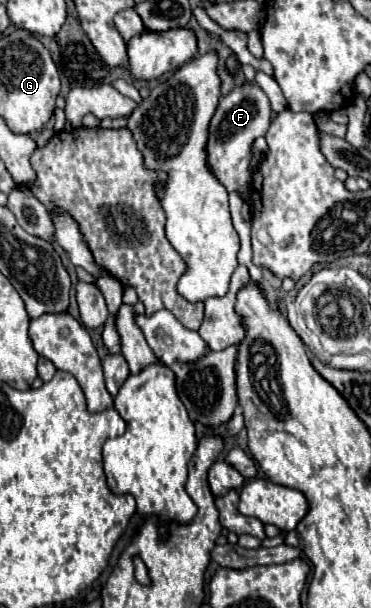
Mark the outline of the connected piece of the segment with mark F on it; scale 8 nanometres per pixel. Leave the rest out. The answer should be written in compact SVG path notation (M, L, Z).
M237 86L225 98L219 100L215 116L209 124L209 138L207 138L207 164L211 164L211 172L227 190L247 192L251 188L251 142L257 136L265 136L269 128L271 106L265 92L253 86Z

